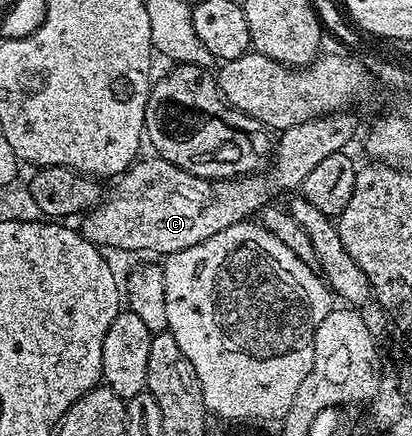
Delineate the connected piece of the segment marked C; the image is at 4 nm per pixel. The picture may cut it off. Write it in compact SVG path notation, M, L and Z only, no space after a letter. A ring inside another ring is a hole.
M349 111L333 112L330 116L317 116L315 120L300 122L300 126L292 126L277 137L276 147L268 167L261 174L235 176L233 180L209 180L196 174L188 174L188 170L180 170L172 162L161 158L145 160L139 158L129 169L117 177L114 193L107 195L102 203L85 213L80 220L80 231L84 239L103 249L119 248L122 252L159 252L162 258L171 256L173 252L188 250L188 246L196 246L204 242L204 238L212 238L212 234L220 234L220 230L228 230L228 226L249 221L260 209L267 207L277 192L290 192L301 189L304 178L328 154L343 151L346 143L354 136L354 120Z

